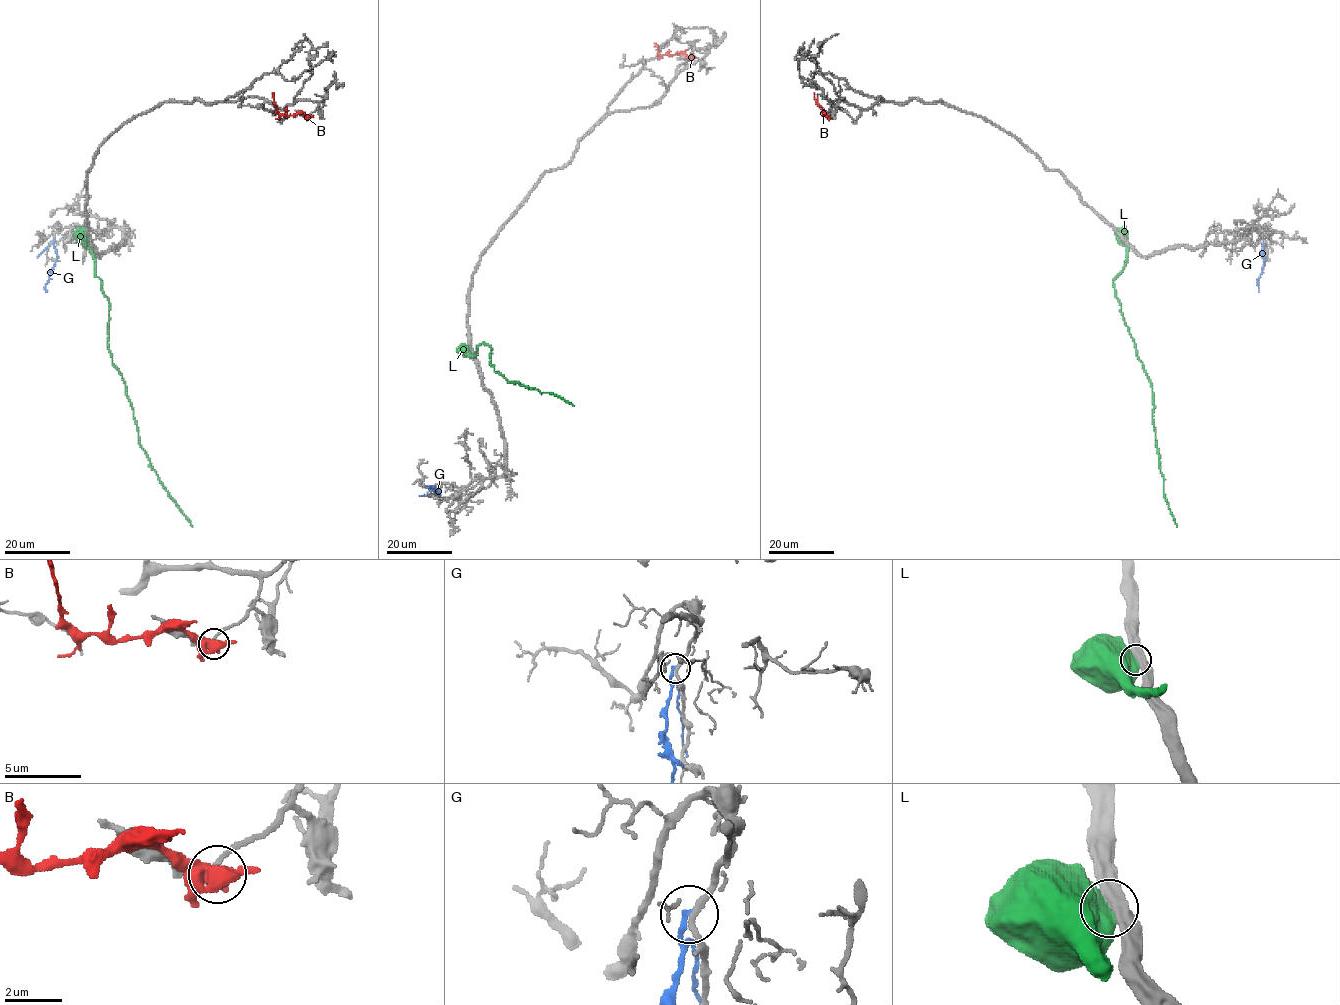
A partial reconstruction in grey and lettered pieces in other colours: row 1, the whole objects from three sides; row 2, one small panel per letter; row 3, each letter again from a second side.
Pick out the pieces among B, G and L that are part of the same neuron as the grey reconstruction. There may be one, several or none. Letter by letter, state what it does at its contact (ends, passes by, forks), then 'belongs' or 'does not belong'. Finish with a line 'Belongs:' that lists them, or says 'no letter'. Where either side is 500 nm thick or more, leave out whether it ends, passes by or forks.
B: it forks there; does not belong
G: it ends there; does not belong
L: does not belong
Belongs: no letter

